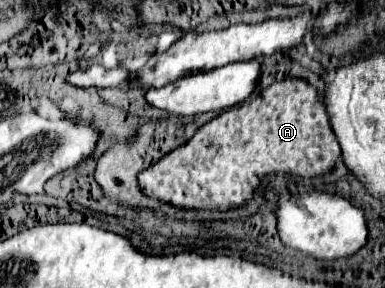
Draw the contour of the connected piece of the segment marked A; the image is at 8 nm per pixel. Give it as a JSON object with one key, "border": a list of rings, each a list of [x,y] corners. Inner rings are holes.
{"border":[[[284,79],[272,83],[268,89],[252,95],[248,101],[224,111],[214,117],[202,129],[196,131],[188,145],[174,149],[168,157],[156,161],[140,173],[138,181],[146,195],[158,197],[166,203],[180,207],[206,207],[206,209],[228,209],[238,207],[252,198],[260,182],[271,175],[294,174],[296,177],[314,177],[334,167],[340,157],[340,145],[332,133],[324,105],[318,101],[316,89],[302,79]]]}

